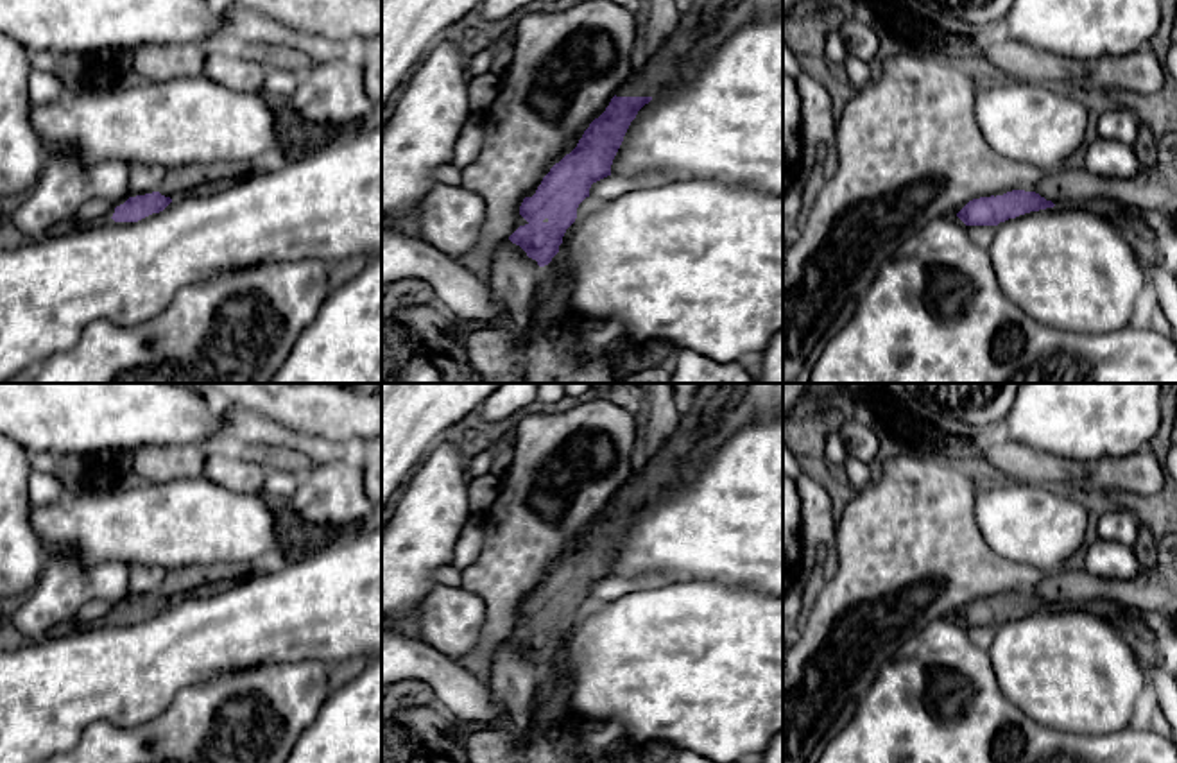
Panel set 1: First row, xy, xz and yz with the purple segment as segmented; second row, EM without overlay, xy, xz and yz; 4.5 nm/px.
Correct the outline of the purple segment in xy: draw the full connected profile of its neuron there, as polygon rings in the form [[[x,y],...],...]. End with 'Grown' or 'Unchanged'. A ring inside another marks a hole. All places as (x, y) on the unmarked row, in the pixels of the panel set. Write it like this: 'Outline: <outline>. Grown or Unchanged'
Outline: [[[159,593],[129,598],[124,605],[115,609],[115,623],[138,623],[152,614],[163,613],[172,604],[170,598]]]. Unchanged

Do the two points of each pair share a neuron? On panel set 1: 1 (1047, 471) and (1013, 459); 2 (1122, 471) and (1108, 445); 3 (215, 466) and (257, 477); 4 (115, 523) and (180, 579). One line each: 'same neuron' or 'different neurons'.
1: same neuron
2: different neurons
3: same neuron
4: different neurons

